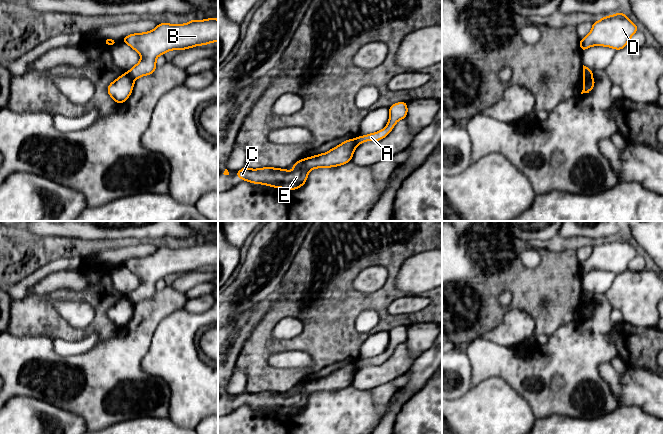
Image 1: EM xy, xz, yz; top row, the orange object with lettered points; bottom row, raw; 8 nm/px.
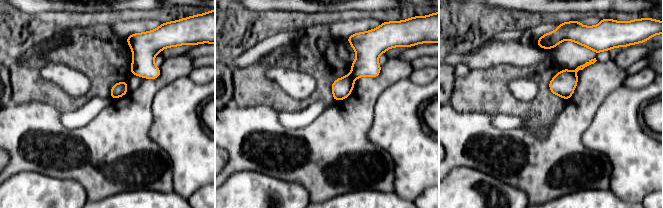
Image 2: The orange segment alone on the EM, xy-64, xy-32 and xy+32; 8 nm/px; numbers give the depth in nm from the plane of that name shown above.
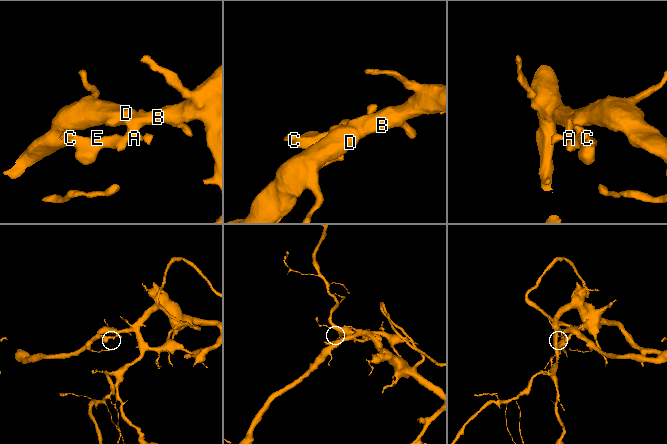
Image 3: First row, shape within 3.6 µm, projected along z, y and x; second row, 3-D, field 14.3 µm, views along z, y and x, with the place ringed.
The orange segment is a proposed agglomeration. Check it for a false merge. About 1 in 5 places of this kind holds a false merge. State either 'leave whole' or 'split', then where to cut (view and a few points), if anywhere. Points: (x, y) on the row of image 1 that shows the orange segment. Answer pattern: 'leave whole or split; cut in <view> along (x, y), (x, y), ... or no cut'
split; cut in yz along (591, 76), (583, 80)

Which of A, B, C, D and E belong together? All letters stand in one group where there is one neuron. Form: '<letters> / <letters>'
A B D / C E

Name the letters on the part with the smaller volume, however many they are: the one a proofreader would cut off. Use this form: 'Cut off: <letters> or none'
Cut off: C, E

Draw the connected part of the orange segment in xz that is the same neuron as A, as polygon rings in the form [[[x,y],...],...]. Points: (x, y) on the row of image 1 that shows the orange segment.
[[[397,102],[389,107],[389,121],[386,127],[378,132],[367,134],[364,136],[357,136],[354,140],[356,145],[360,145],[365,141],[380,141],[385,138],[394,128],[395,124],[405,119],[408,113],[407,102]]]

